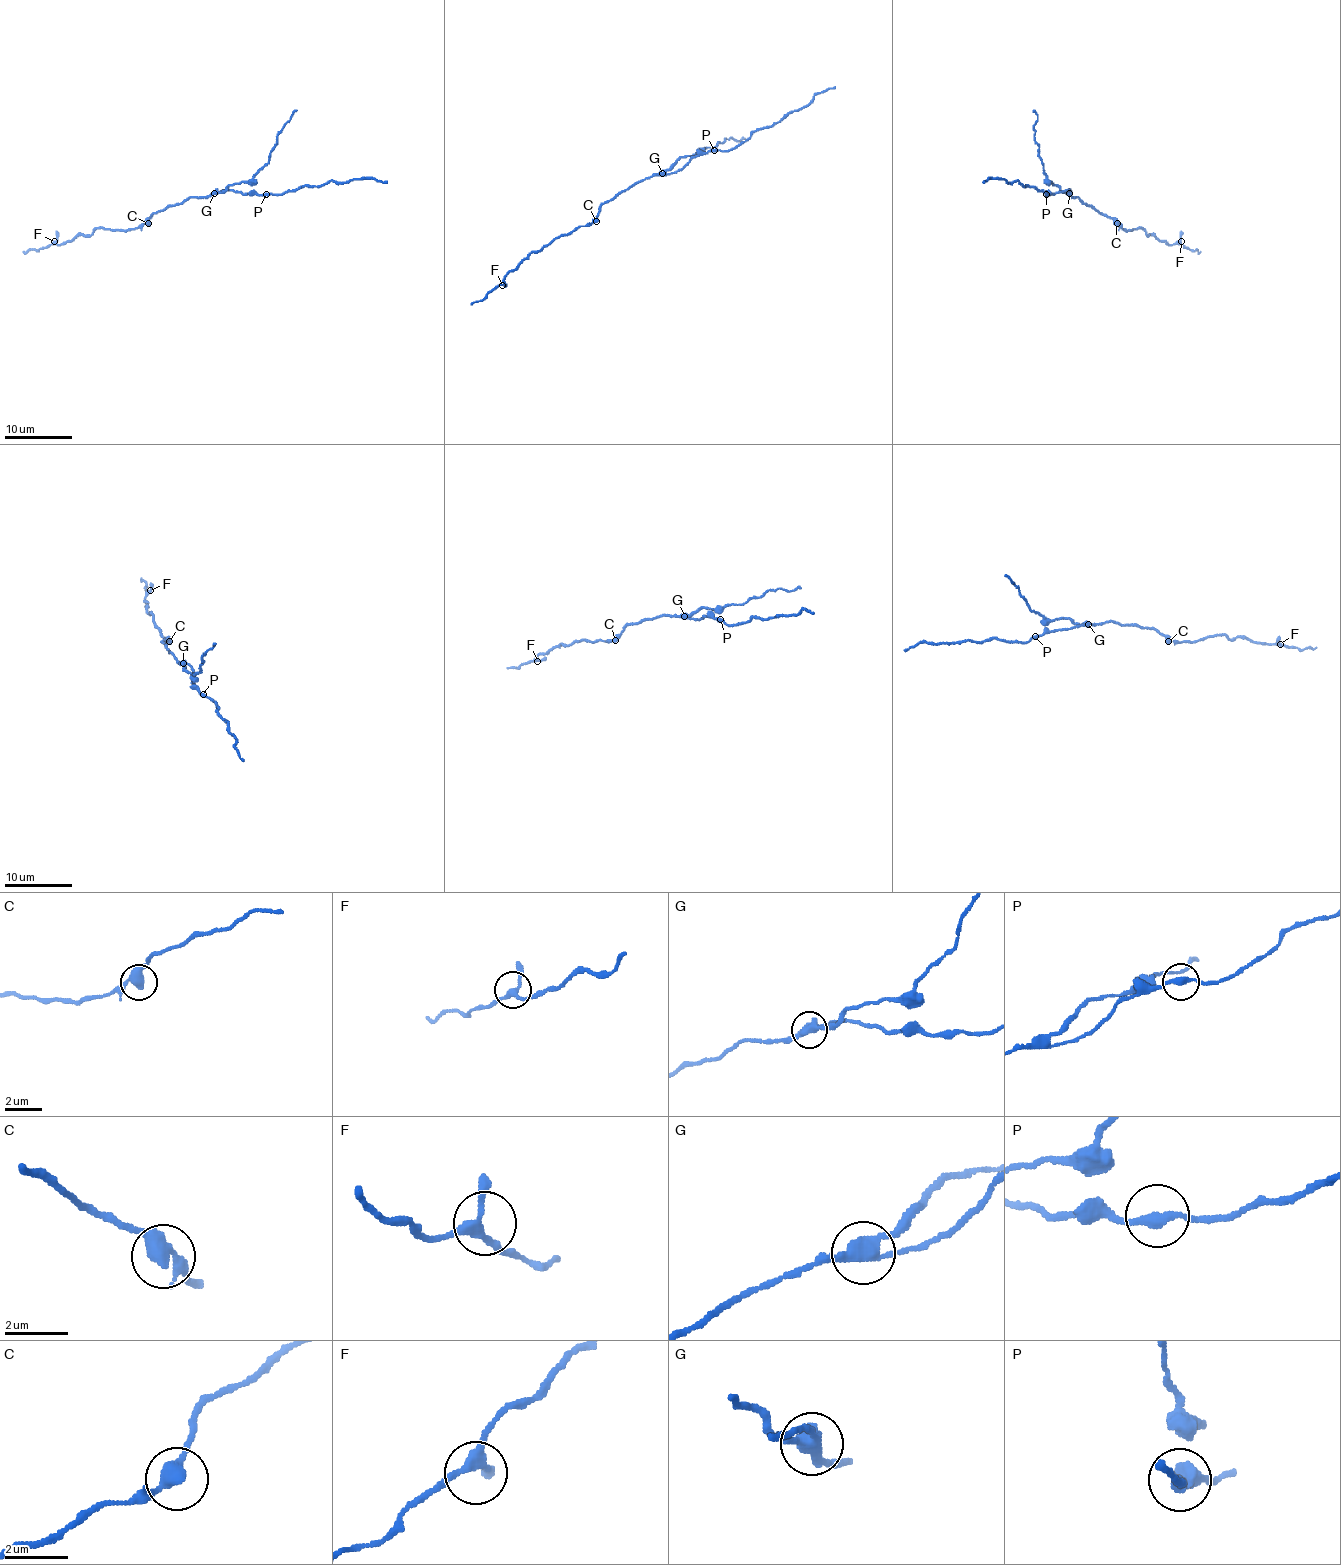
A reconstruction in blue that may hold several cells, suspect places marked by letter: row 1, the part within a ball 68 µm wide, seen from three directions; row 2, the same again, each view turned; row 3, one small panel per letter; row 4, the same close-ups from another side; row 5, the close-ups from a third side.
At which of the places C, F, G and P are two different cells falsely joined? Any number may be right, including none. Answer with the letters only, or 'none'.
G

